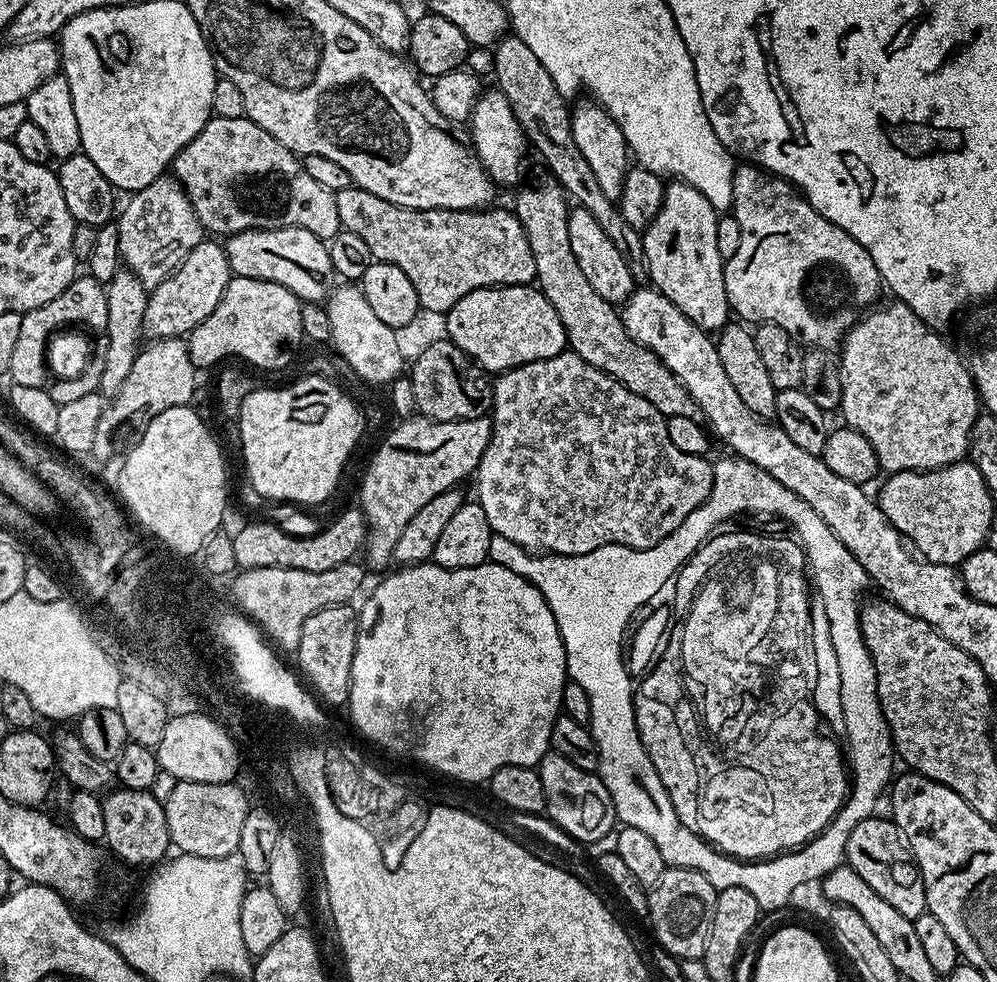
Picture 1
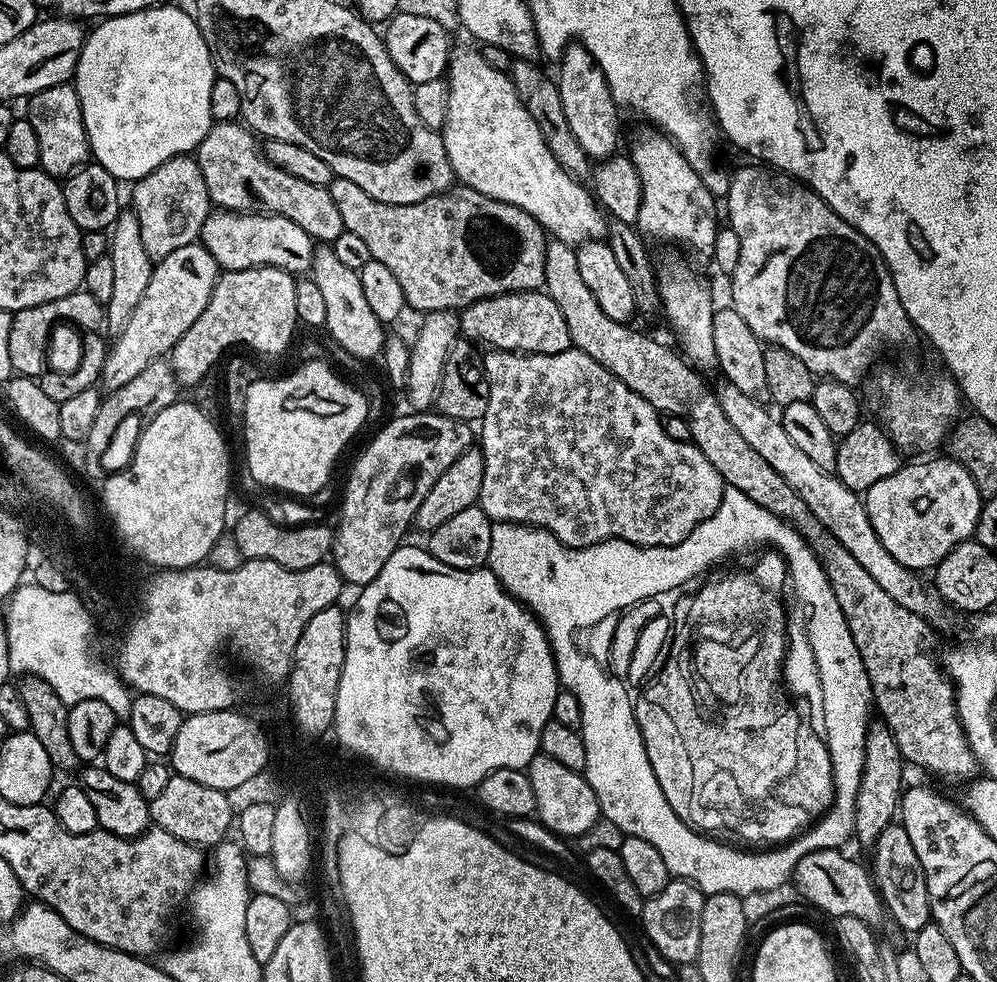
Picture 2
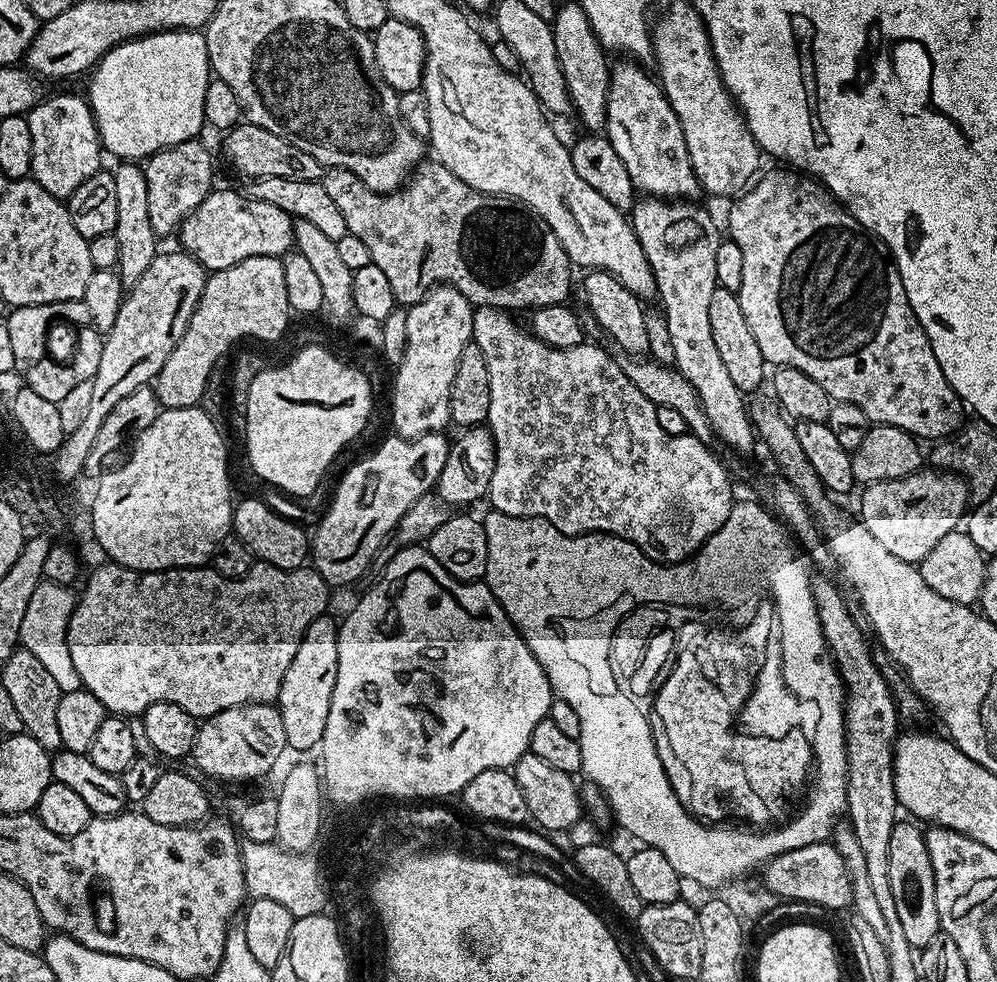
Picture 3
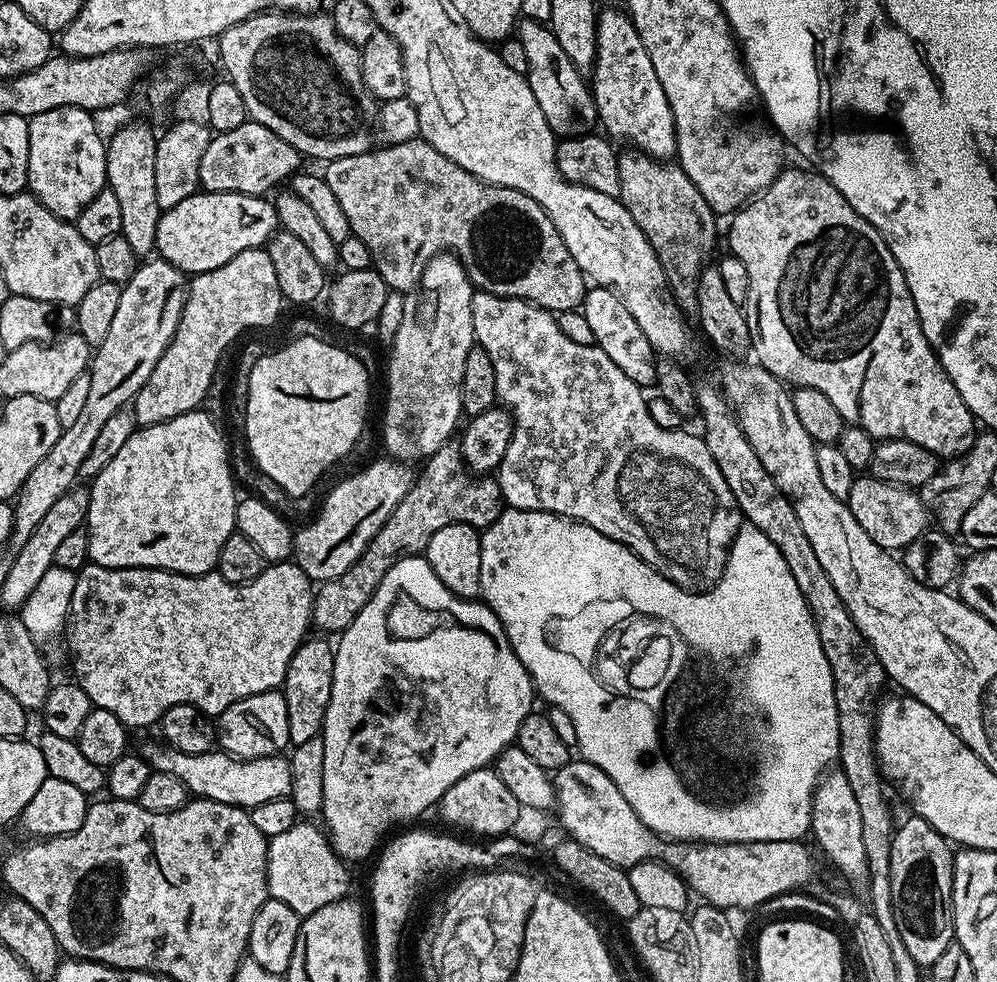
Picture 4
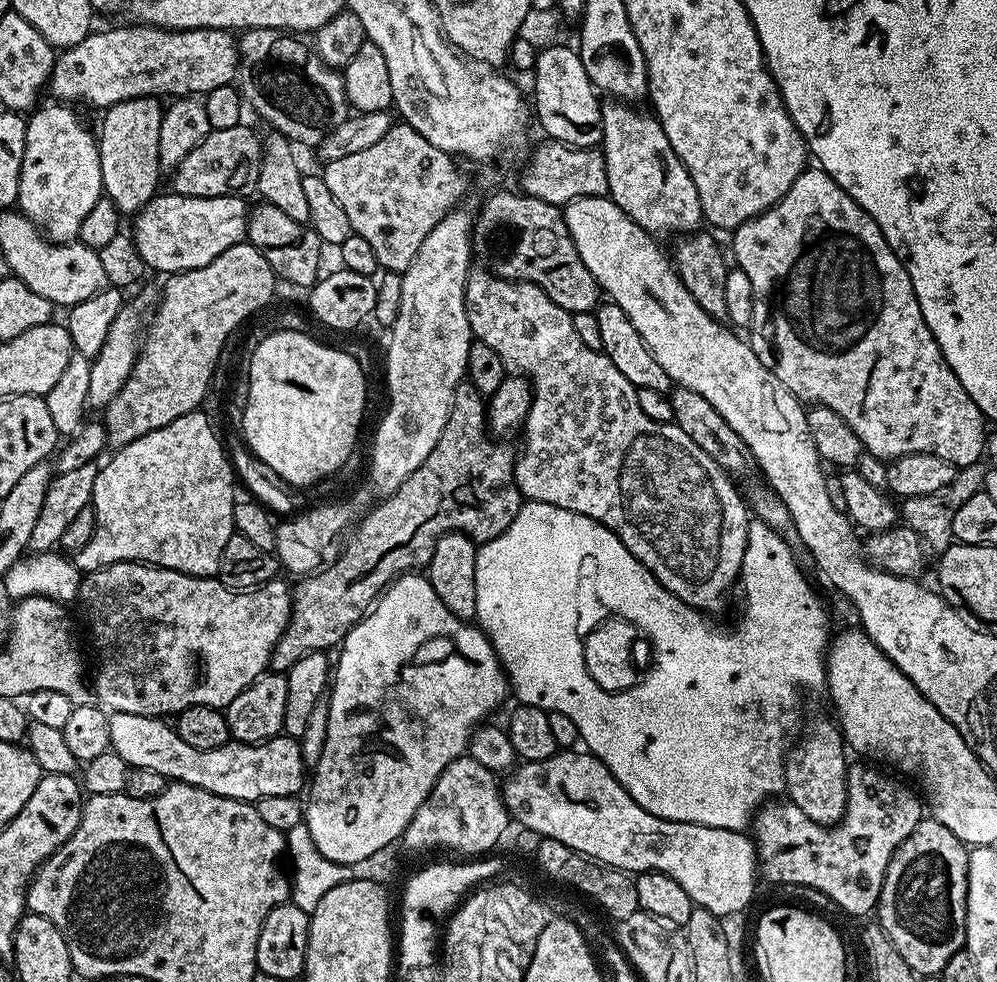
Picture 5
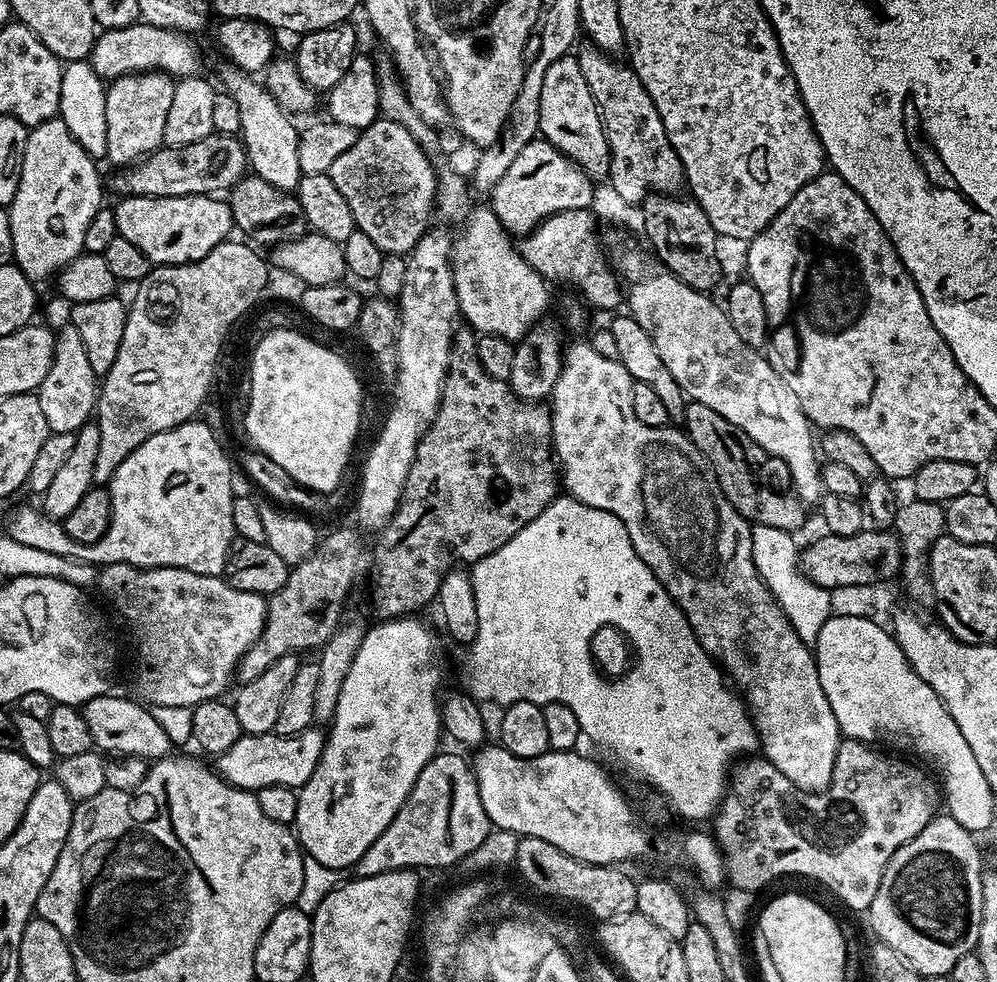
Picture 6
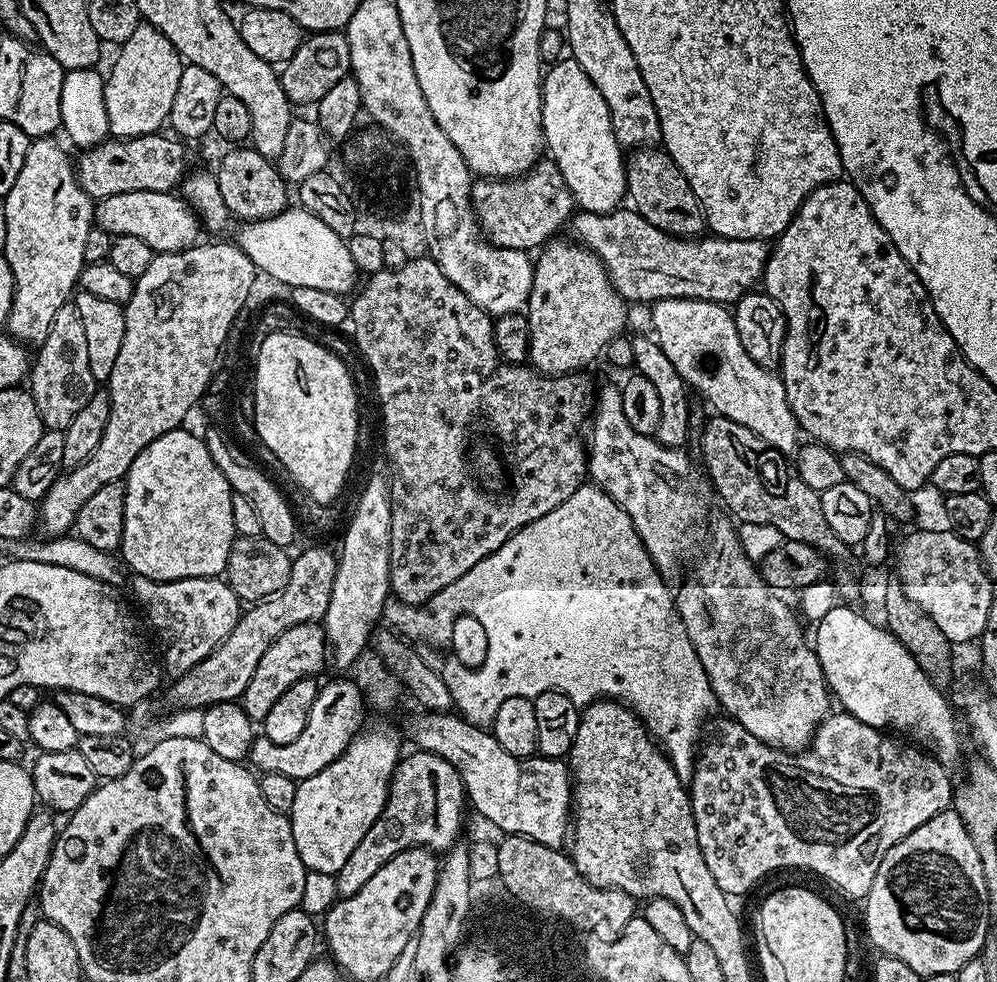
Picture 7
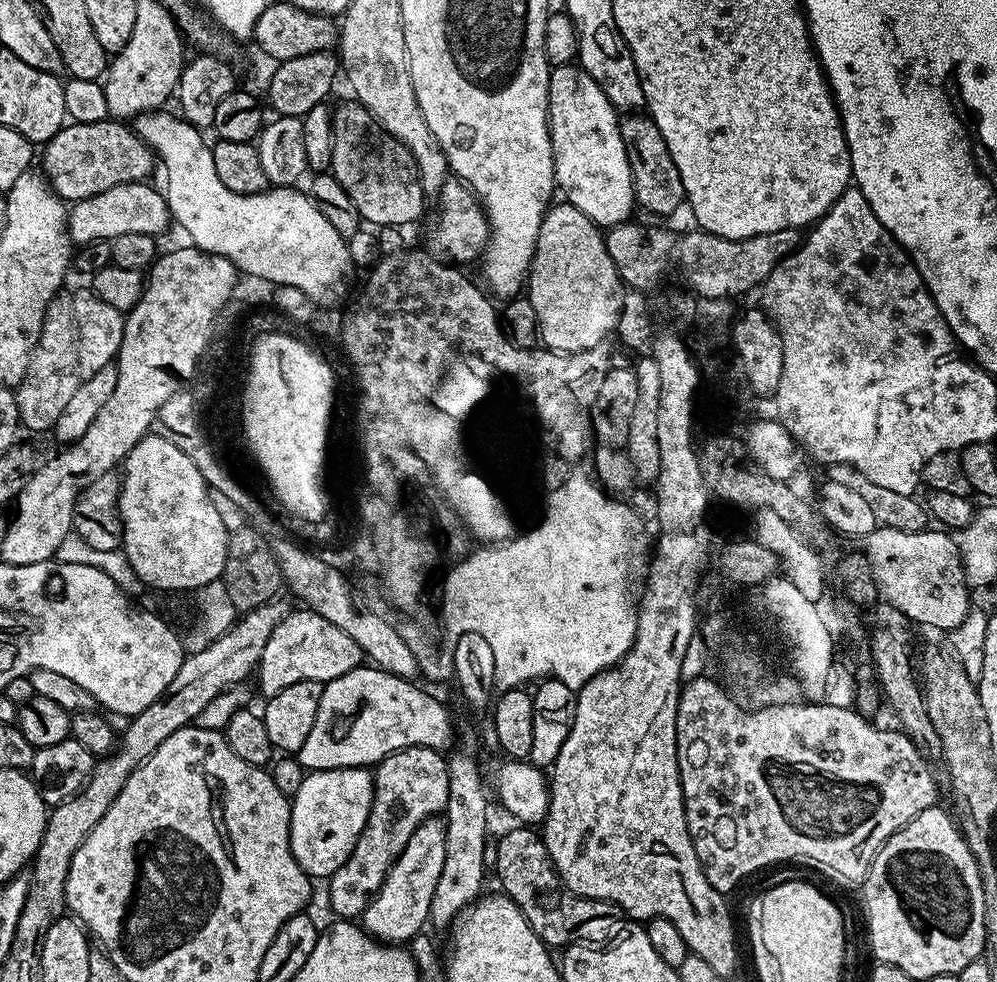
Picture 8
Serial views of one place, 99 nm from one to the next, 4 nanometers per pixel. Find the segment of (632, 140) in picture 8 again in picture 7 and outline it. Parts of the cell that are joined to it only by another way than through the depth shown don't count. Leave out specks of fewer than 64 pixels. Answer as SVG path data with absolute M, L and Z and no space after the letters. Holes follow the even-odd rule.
M645 146L635 149L627 157L626 171L627 199L634 211L642 218L646 218L646 222L650 222L650 226L681 238L696 238L705 231L704 212L700 208L694 190L690 190L690 182L686 182L686 174L682 174L674 158L669 156L663 147Z

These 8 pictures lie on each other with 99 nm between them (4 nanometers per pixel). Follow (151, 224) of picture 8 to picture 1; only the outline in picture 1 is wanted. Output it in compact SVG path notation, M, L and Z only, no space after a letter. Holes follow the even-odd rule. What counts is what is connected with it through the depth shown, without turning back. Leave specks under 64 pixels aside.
M255 228L227 237L224 252L233 273L242 278L258 278L286 286L301 302L320 304L330 295L328 276L333 275L330 254L325 241L310 230L301 228Z

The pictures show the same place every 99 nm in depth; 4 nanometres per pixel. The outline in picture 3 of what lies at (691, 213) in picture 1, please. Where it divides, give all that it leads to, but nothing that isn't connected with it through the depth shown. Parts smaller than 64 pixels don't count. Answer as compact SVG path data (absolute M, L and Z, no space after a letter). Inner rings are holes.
M627 59L611 65L606 135L614 146L614 154L622 158L622 166L626 166L637 193L652 198L696 198L702 189L692 169L690 150L686 150L682 122L678 122L678 114L674 114L659 79L648 76L640 65L643 63Z

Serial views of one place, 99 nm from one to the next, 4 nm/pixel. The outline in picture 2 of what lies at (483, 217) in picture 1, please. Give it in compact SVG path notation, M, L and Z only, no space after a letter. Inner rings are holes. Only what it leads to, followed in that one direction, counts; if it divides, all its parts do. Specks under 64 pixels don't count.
M339 178L333 179L332 183L327 185L327 190L330 198L334 198L334 202L338 206L338 214L342 214L345 232L358 234L358 238L362 238L362 242L366 242L372 259L382 262L382 266L386 266L394 273L394 278L398 278L398 282L402 285L404 303L411 311L413 308L414 311L420 312L420 314L440 311L450 312L464 309L468 304L476 303L480 299L486 299L488 296L506 295L510 292L534 291L544 288L546 250L550 240L545 233L544 227L530 214L526 214L526 210L522 210L518 206L507 204L506 202L498 202L486 194L478 194L478 190L463 186L453 186L446 192L439 192L436 196L431 196L422 202L414 202L413 204L383 204L374 198L370 198L370 194L366 194L366 190L362 190L358 186L358 182L350 182L349 180Z

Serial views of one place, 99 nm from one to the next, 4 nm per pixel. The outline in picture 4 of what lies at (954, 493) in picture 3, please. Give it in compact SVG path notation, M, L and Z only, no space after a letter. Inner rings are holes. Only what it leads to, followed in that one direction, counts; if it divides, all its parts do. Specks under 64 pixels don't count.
M870 474L856 478L846 503L854 518L858 519L862 530L874 542L891 552L907 548L910 542L927 531L930 524L930 513L915 491L898 484L884 483Z

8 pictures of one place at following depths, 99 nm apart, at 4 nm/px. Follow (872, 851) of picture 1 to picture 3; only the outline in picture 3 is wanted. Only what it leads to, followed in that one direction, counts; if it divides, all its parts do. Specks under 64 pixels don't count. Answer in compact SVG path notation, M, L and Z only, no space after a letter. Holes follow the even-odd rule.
M897 822L894 834L890 834L890 891L894 894L894 906L898 906L898 919L902 921L906 942L910 942L913 949L923 950L930 942L934 942L936 936L941 935L941 930L934 894L934 866L930 864L930 850L926 850L924 832L916 829L915 823L912 824Z

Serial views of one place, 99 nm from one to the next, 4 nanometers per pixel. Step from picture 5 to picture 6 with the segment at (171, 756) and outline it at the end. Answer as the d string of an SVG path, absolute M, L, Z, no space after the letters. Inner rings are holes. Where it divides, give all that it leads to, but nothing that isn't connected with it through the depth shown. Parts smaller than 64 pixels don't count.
M112 695L95 696L82 705L86 726L90 726L93 745L101 753L141 756L143 760L155 762L163 760L173 751L172 740L168 737L167 730L156 721L155 711L149 710L135 699L132 701L124 696ZM313 726L297 736L277 736L272 730L261 736L242 734L230 750L215 757L214 767L227 784L244 788L247 792L256 793L266 786L286 786L299 790L304 787L310 774L314 774L324 749L326 736L318 728Z

